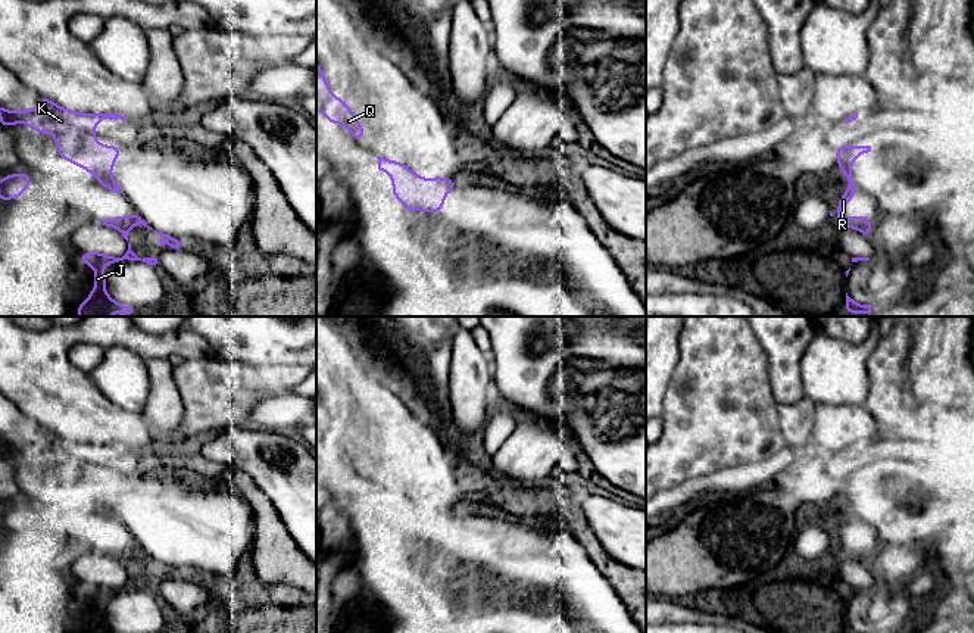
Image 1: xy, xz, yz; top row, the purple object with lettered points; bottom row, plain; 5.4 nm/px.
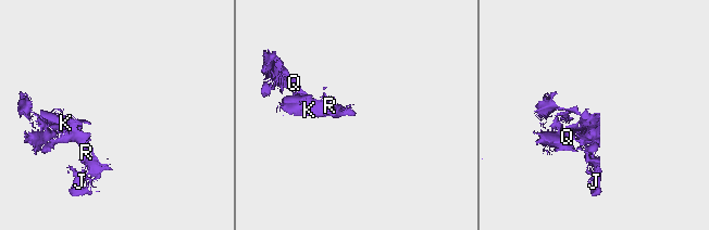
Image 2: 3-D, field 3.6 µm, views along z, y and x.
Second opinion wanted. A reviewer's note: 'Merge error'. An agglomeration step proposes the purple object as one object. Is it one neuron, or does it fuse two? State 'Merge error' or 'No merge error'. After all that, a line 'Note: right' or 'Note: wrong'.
No merge error
Note: wrong

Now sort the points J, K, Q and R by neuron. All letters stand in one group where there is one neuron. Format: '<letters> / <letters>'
J K Q R

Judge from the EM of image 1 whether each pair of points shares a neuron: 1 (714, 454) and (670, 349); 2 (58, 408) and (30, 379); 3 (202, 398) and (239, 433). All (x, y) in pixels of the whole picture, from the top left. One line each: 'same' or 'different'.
1: different
2: same
3: different

